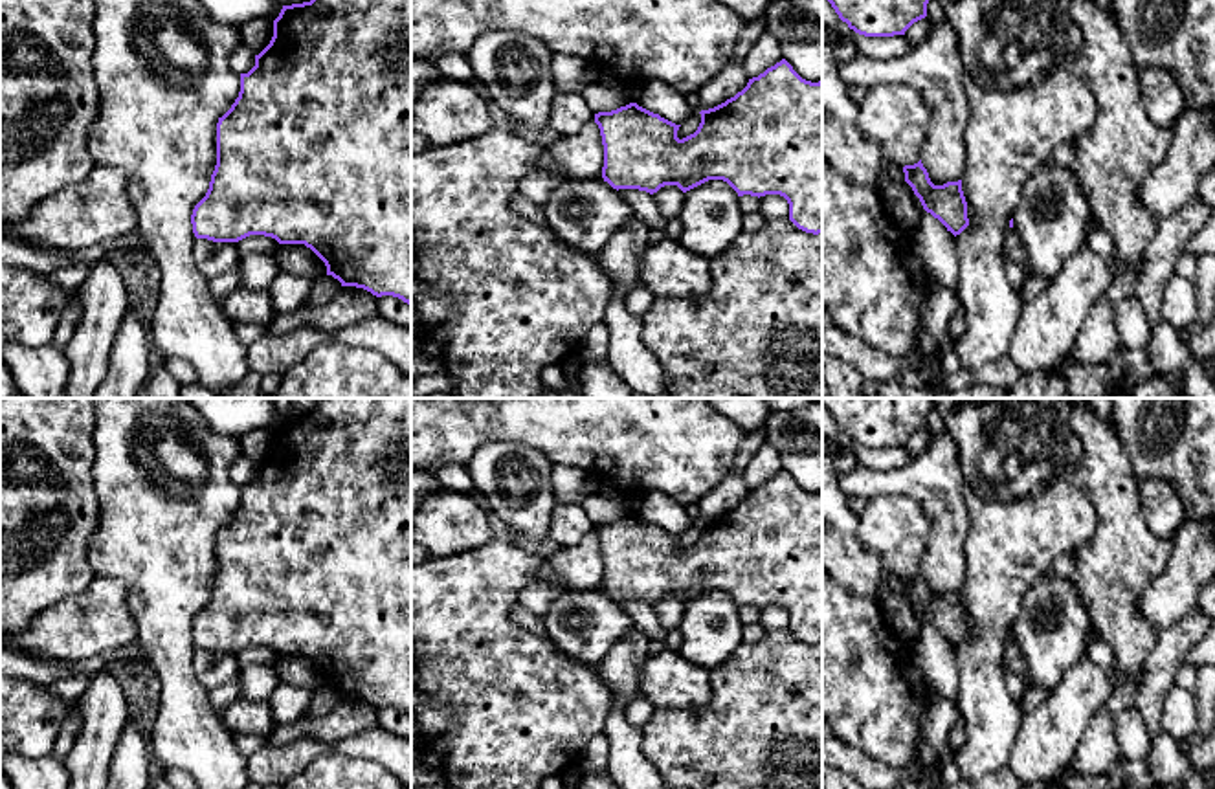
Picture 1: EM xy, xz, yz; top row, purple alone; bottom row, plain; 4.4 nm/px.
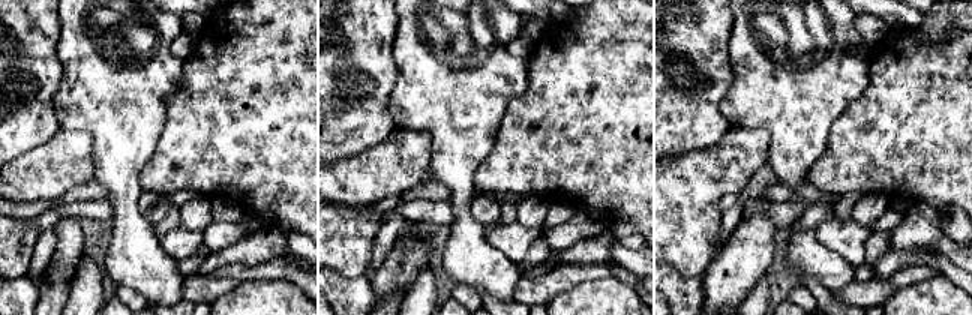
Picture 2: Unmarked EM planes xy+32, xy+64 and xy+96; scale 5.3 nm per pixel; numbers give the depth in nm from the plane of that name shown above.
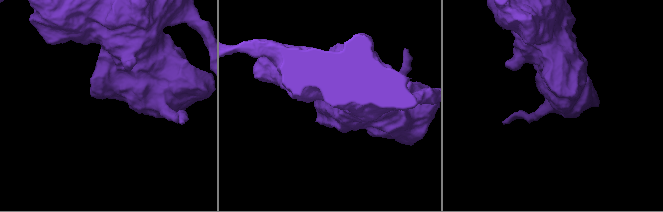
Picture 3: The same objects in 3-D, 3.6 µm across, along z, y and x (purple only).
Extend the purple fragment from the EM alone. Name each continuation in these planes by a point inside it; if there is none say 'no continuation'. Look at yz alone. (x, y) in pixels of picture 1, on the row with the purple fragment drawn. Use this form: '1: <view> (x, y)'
no continuation

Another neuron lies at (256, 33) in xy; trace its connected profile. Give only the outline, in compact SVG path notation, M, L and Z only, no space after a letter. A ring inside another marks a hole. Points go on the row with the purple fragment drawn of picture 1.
M251 18L239 28L239 33L242 44L259 55L273 37L273 20Z

